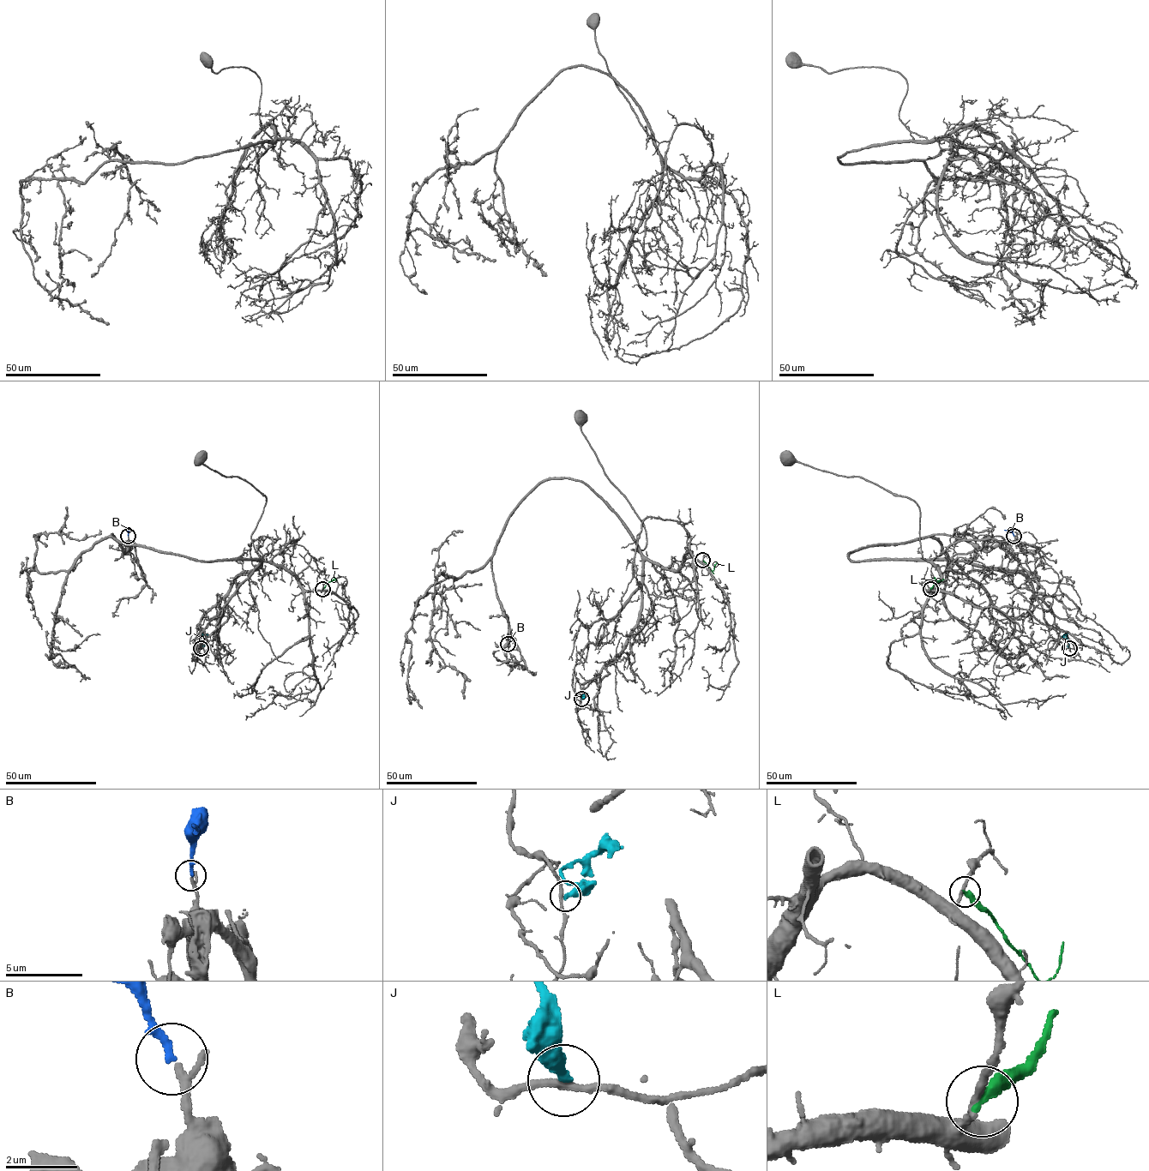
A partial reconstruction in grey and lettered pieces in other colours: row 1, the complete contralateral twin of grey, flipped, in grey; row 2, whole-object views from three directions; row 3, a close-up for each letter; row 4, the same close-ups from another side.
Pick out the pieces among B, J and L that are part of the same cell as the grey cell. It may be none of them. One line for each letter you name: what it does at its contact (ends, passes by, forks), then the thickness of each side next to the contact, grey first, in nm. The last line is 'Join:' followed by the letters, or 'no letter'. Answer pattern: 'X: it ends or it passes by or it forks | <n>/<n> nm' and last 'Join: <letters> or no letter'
B: it ends | 170/240 nm
Join: B

